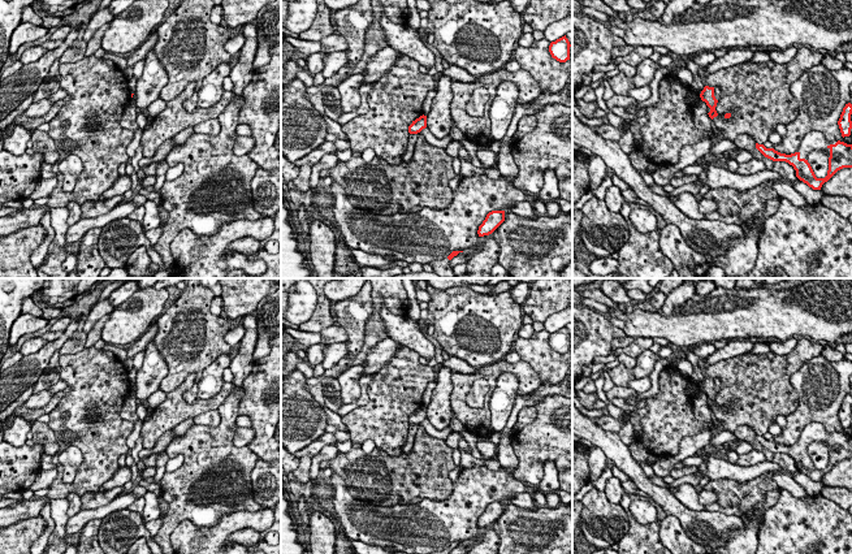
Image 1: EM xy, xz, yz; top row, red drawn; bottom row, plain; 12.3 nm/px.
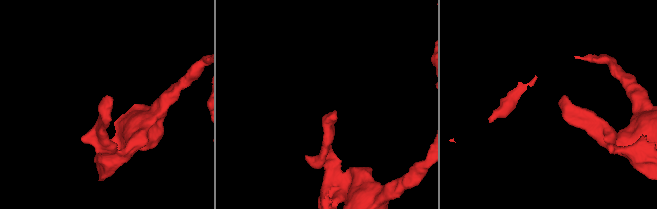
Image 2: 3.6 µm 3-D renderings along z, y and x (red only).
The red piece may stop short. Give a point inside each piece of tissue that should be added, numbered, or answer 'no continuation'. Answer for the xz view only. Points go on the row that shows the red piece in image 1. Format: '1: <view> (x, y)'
no continuation

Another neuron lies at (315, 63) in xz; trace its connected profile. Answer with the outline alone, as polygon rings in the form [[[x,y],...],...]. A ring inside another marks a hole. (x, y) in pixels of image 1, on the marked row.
[[[316,52],[306,57],[307,66],[306,70],[315,75],[316,73],[321,72],[324,68],[324,57],[326,53]]]

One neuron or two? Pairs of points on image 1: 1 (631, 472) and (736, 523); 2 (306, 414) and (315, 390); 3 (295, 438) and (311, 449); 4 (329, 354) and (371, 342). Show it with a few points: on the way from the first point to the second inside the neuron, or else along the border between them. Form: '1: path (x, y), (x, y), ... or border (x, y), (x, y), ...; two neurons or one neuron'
1: path (657, 493), (688, 519), (703, 519), (710, 523); one neuron
2: border (306, 379), (308, 393), (321, 407); two neurons
3: border (324, 432), (294, 453); two neurons
4: border (344, 356), (334, 366), (325, 369); two neurons

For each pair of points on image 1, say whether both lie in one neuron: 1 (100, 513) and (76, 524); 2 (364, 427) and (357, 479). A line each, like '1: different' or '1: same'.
1: same
2: different

